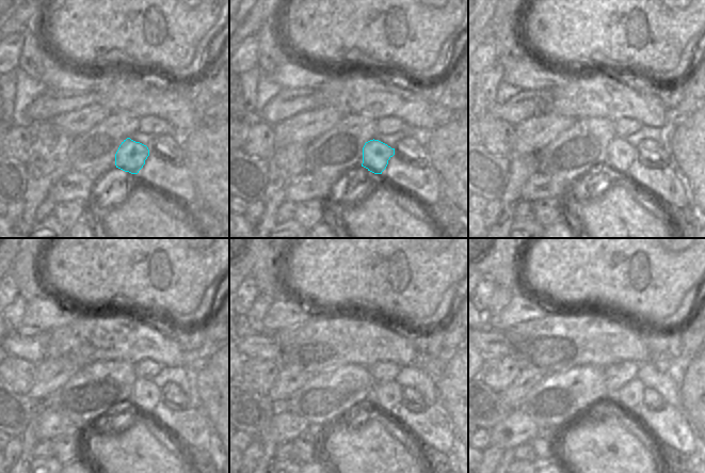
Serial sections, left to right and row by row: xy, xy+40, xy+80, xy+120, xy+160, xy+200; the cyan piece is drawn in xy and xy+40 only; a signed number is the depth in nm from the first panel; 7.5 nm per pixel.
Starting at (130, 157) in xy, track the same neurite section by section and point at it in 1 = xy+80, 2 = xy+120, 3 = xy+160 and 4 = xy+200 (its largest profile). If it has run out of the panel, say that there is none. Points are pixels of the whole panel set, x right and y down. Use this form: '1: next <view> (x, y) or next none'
1: next xy+80 (621, 154)
2: next xy+120 (145, 394)
3: next xy+160 (387, 397)
4: next xy+200 (630, 396)

